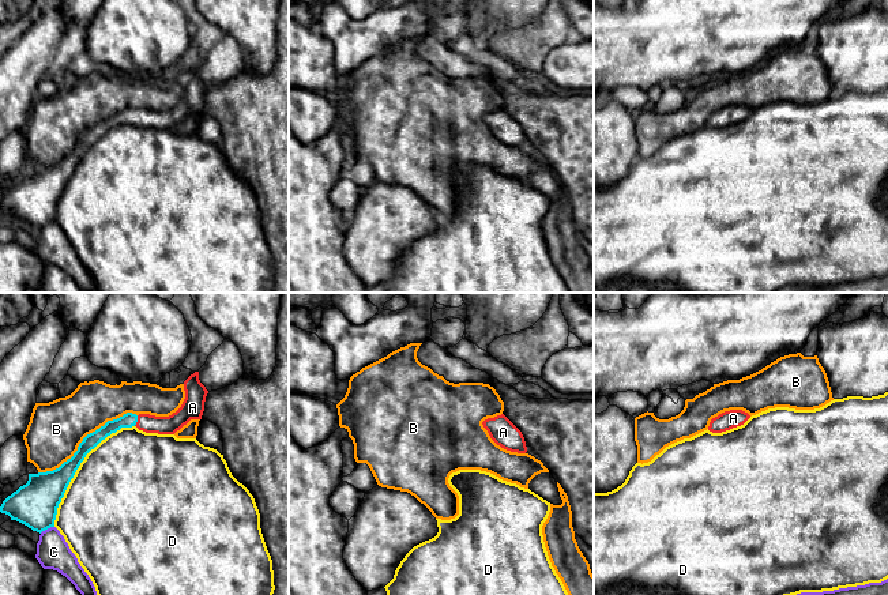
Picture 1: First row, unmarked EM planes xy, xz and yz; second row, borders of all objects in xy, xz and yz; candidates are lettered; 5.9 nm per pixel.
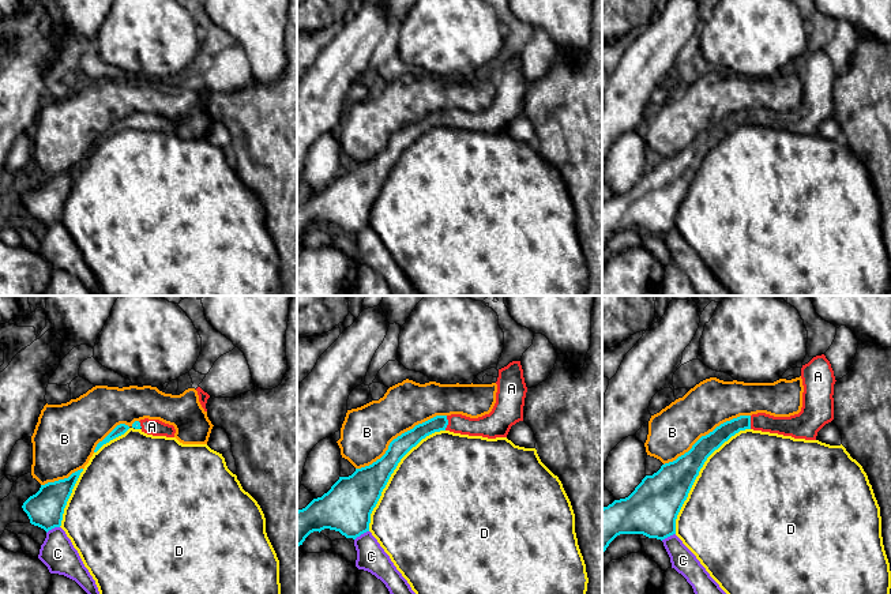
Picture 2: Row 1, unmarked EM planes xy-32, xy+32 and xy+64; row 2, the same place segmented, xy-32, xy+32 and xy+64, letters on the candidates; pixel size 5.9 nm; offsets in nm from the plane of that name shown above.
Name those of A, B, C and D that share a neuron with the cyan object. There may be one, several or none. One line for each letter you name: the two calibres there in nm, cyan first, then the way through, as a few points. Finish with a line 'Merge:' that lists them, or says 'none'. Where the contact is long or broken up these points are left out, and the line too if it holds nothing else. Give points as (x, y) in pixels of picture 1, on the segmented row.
A: Thickness 90 nm (cyan) against 110 nm. Path across: xy (128, 420), (136, 421), (150, 424)
Merge: A

